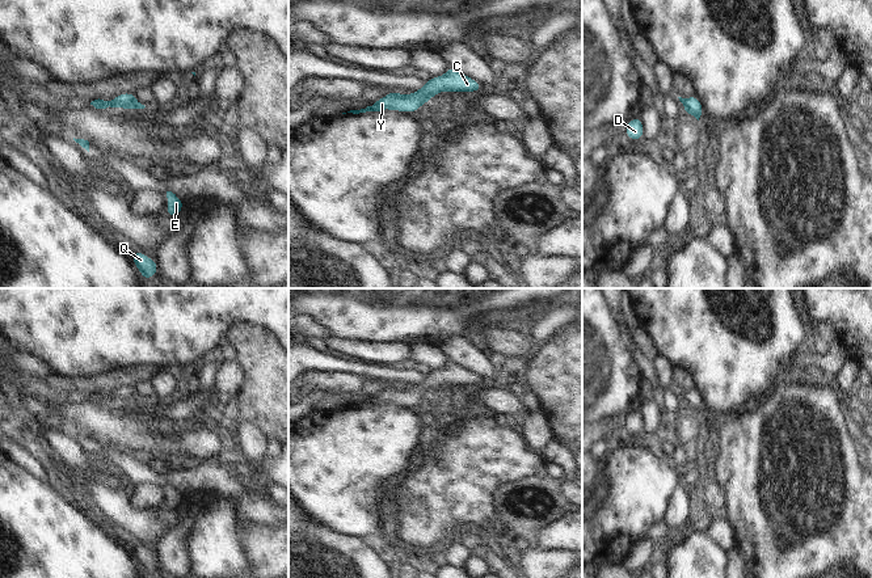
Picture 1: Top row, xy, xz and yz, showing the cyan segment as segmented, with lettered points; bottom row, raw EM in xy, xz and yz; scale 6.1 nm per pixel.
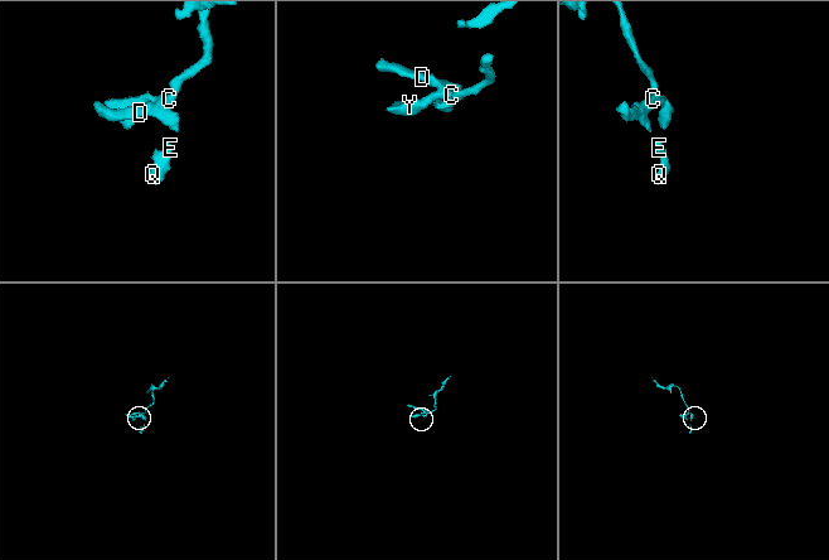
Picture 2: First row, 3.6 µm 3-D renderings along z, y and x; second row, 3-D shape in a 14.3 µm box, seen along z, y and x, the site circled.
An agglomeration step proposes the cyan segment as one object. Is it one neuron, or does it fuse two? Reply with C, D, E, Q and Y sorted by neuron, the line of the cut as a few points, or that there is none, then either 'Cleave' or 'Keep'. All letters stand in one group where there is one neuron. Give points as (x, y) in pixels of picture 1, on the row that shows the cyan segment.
Groups: C D E Q Y. No split. Keep.

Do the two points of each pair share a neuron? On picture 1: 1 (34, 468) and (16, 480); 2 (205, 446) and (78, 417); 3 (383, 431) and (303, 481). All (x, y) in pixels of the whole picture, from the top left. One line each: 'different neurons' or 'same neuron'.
1: different neurons
2: same neuron
3: same neuron

